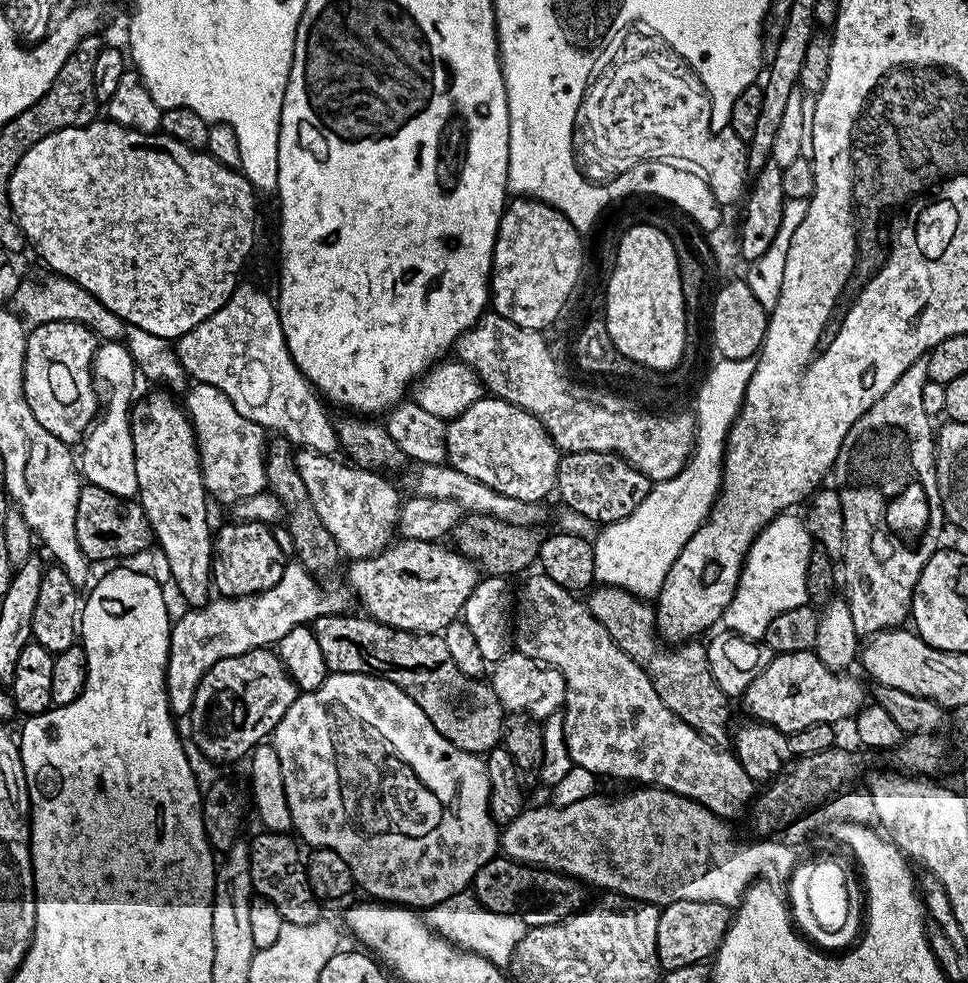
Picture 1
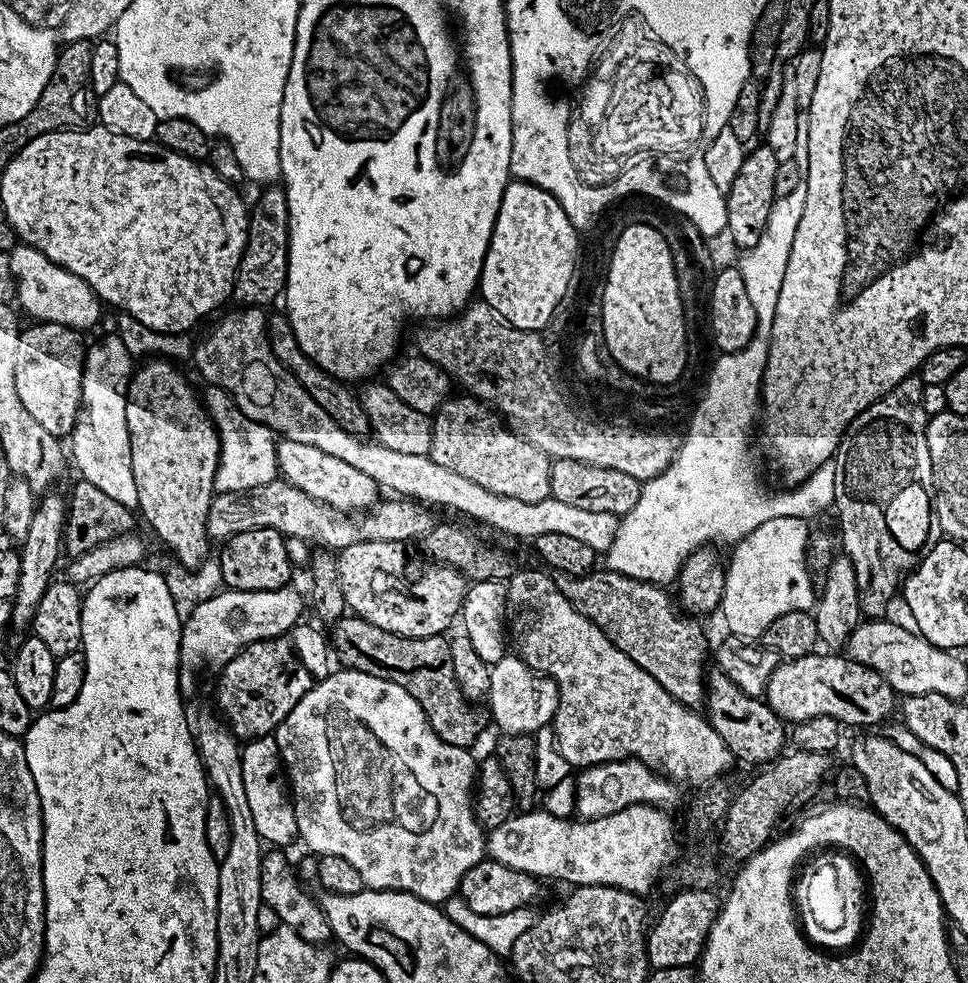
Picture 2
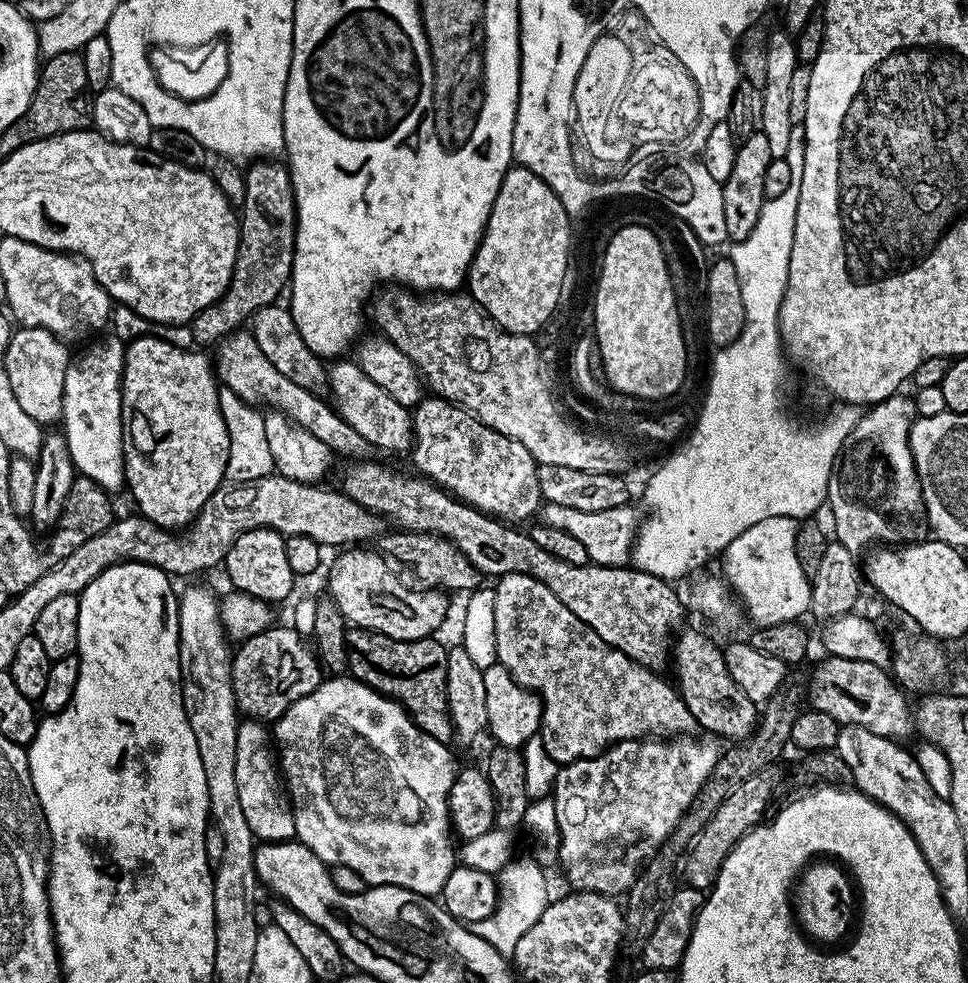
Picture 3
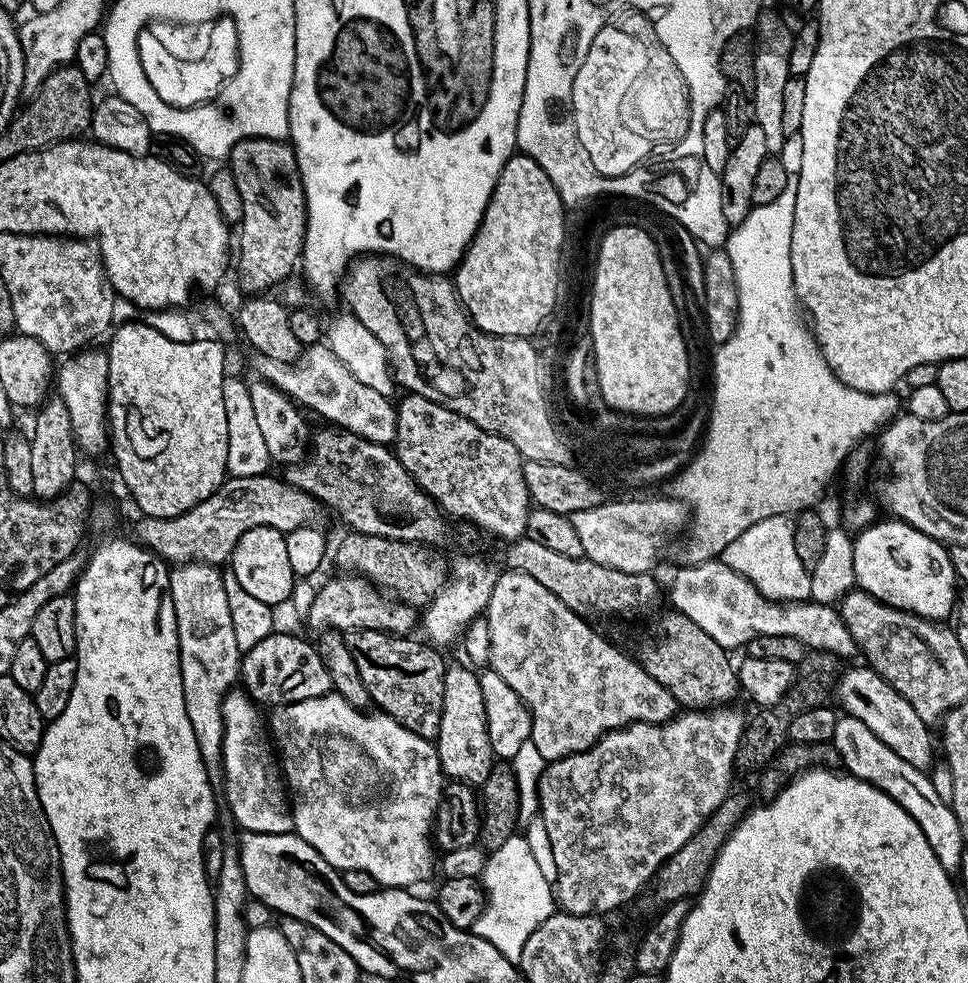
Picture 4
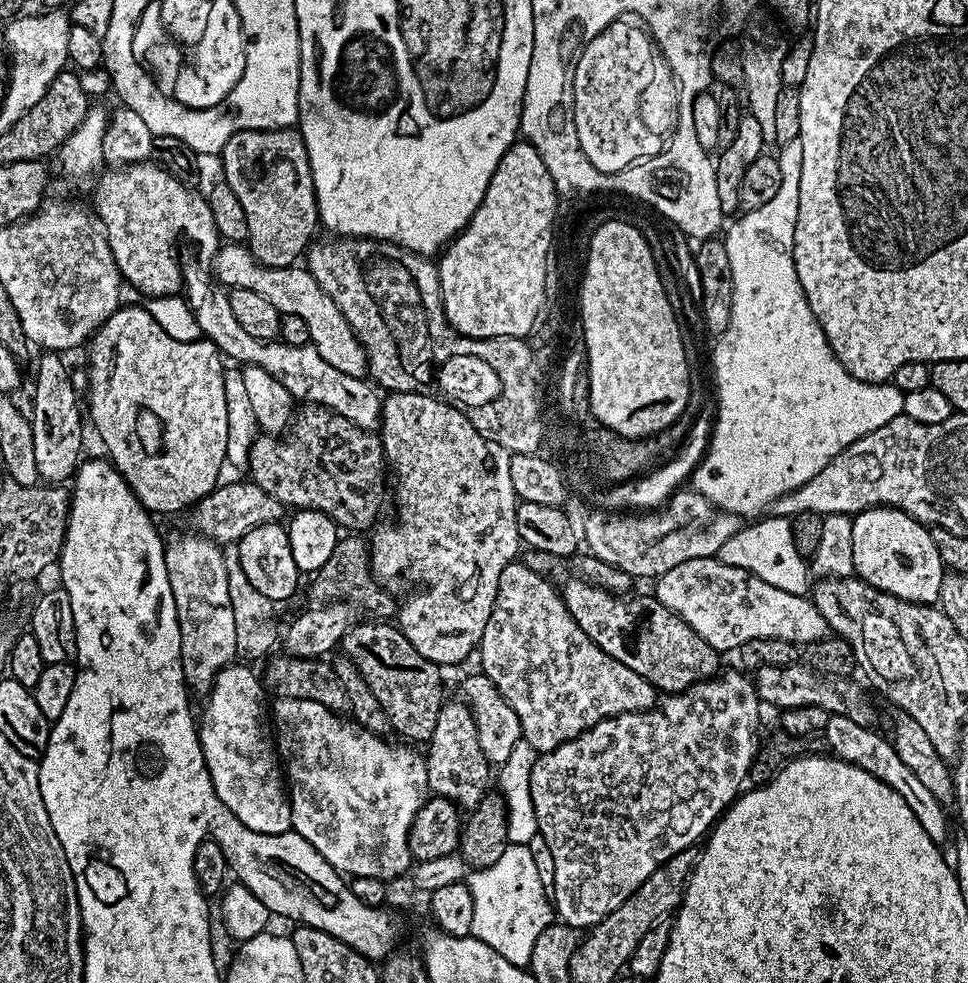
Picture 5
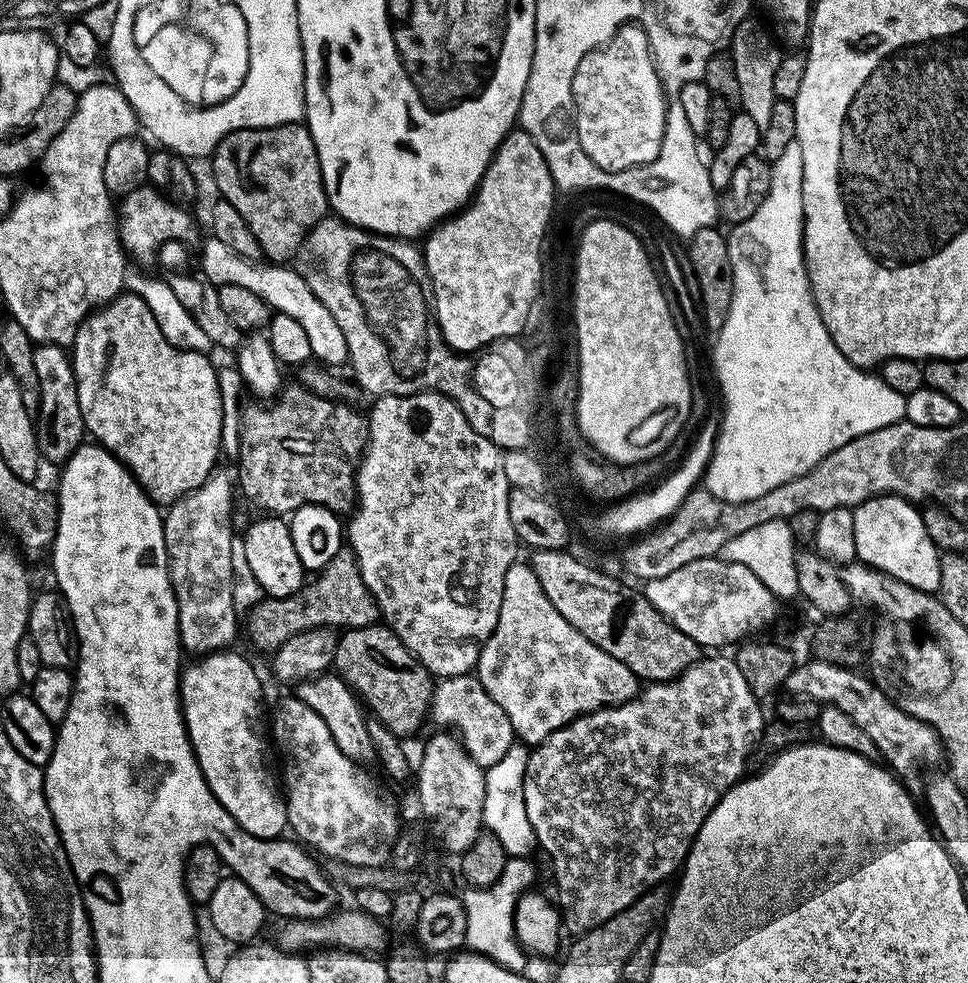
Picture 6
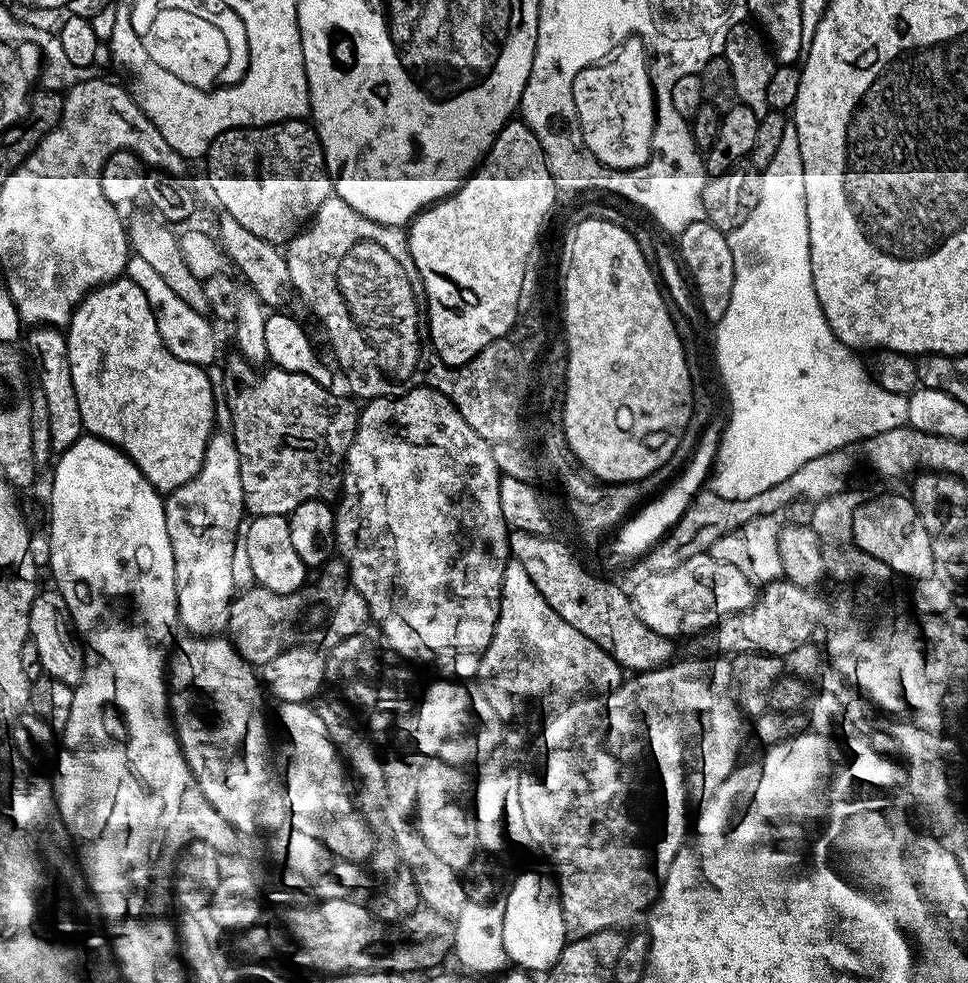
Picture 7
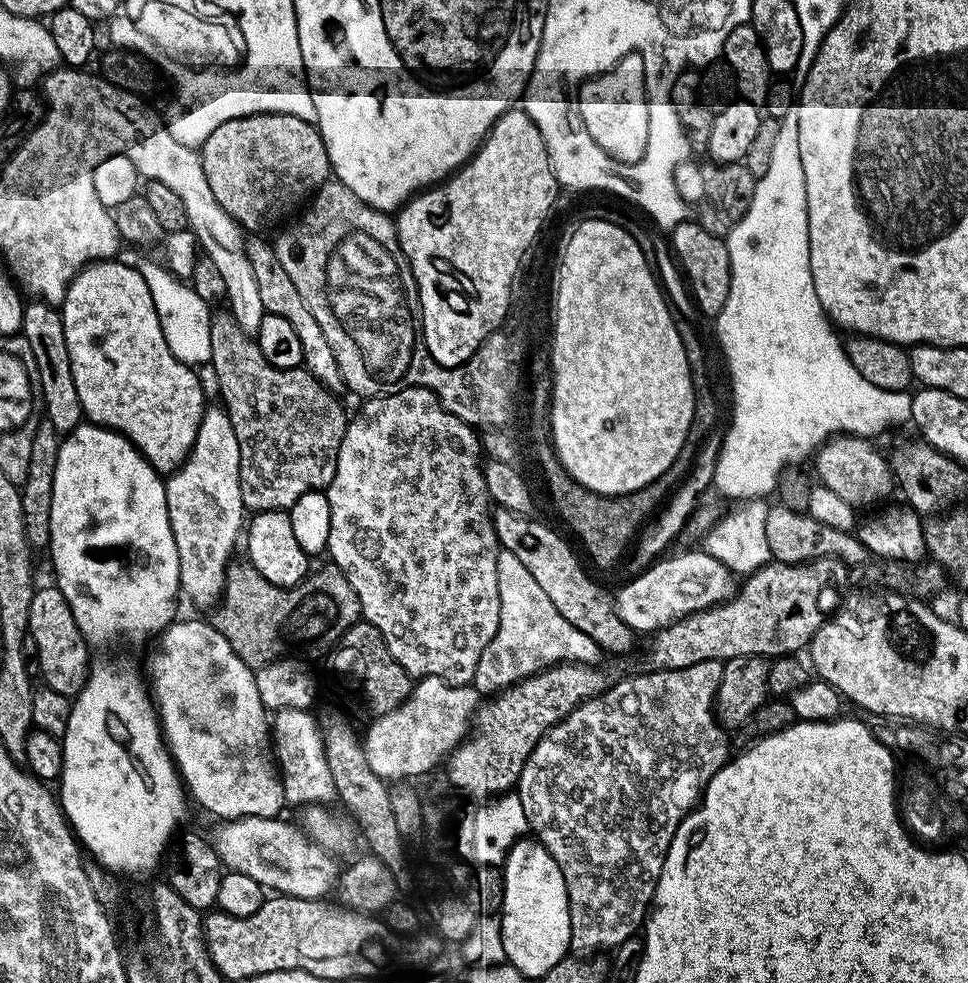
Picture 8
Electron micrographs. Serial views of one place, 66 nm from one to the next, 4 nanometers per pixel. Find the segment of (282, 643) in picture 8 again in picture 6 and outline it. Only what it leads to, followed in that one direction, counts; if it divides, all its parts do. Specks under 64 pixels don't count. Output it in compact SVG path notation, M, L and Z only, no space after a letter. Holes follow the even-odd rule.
M342 546L326 567L315 573L294 594L264 598L261 604L254 605L248 616L248 636L254 647L271 654L286 642L286 638L311 628L364 628L370 623L369 617L364 617L364 600L368 599L358 562L351 548Z

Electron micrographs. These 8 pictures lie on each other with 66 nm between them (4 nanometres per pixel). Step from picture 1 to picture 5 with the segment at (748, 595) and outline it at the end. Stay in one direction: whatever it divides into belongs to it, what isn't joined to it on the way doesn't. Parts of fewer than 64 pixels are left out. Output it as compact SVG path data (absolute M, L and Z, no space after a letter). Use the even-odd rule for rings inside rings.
M768 514L763 518L753 519L741 526L738 534L734 534L734 538L726 542L726 546L722 546L718 558L727 566L748 570L750 574L757 575L778 590L807 597L810 592L810 579L808 580L810 564L807 559L798 554L791 532L792 522L789 517Z

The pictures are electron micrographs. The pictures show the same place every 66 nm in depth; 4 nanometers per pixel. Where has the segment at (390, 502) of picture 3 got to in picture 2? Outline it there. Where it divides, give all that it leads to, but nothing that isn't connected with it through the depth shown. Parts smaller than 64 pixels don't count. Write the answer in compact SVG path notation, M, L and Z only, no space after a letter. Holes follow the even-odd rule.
M593 570L584 576L557 575L555 582L560 593L574 606L574 610L590 618L590 622L594 622L594 626L598 626L598 630L602 630L602 634L606 634L606 638L610 638L610 642L614 642L614 646L618 646L618 650L622 650L622 654L630 658L630 662L642 666L642 670L646 670L646 674L650 674L650 678L654 678L654 682L658 682L658 686L662 686L666 694L670 694L688 708L695 709L705 703L704 659L707 656L709 659L710 656L708 636L704 633L703 626L696 621L699 619L695 615L685 614L674 603L673 597L672 600L668 597L667 587L651 584L638 578L630 578L621 572L607 570Z

